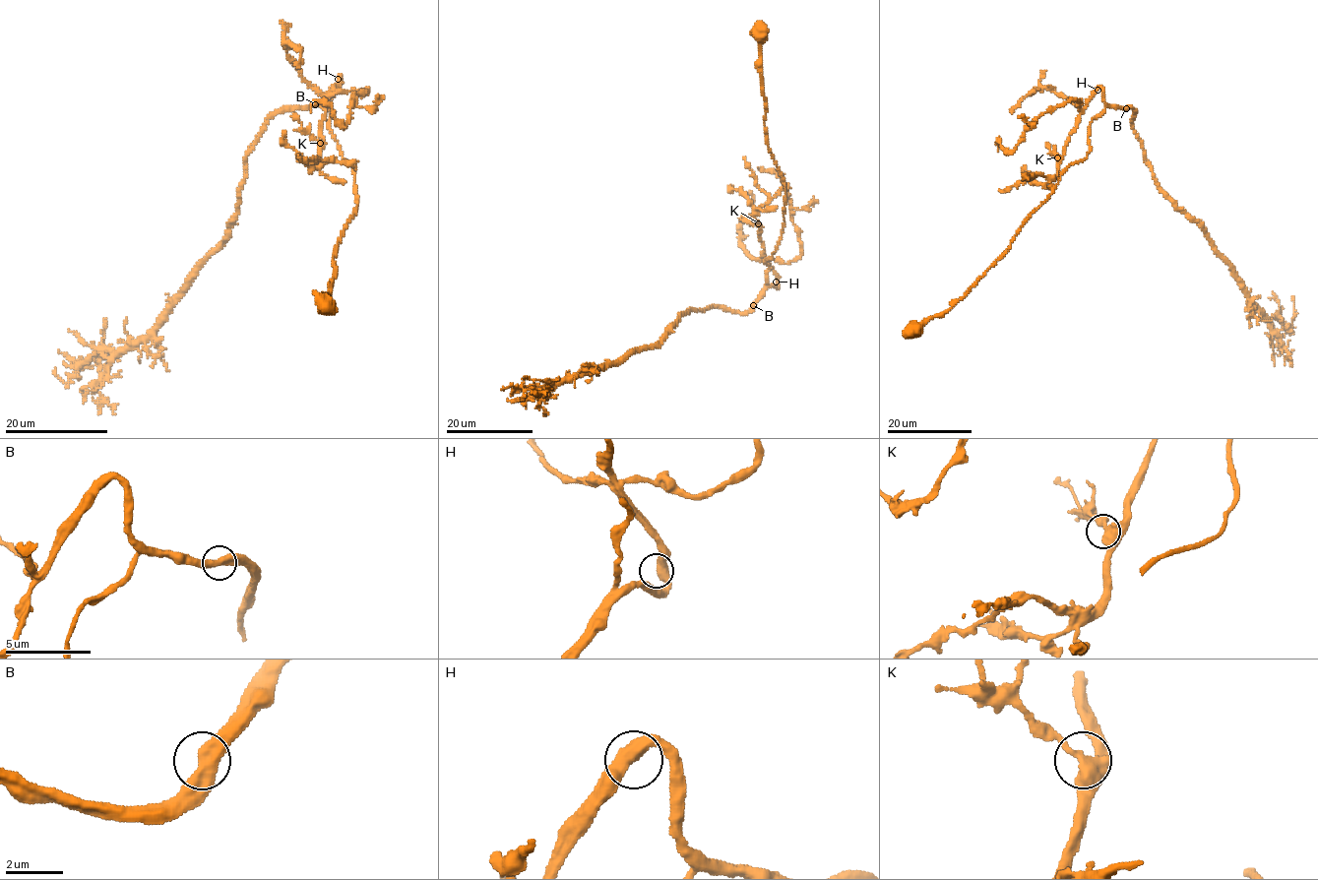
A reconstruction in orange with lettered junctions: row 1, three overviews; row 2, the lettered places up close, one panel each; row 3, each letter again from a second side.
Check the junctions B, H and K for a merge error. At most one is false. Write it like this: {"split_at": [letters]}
{"split_at": []}

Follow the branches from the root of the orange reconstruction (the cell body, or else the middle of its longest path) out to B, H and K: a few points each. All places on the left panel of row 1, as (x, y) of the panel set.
B: (326, 305), (336, 247), (355, 212), (357, 197), (355, 171), (343, 158), (329, 127), (330, 100), (315, 104)
H: (326, 305), (336, 247), (357, 198), (355, 171), (343, 158), (329, 127), (330, 99), (338, 79)
K: (326, 305), (336, 247), (357, 198), (355, 171), (329, 127), (330, 99), (341, 78), (326, 99), (320, 143)

